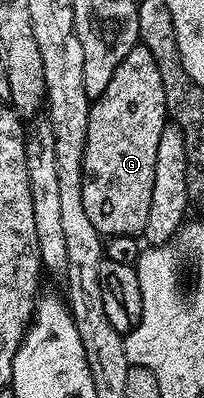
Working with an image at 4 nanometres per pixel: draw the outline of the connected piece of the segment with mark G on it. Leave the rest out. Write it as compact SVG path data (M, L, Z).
M137 45L122 57L122 65L114 69L114 77L110 77L110 85L102 89L102 93L94 100L91 100L88 108L88 124L86 125L86 149L84 150L84 172L82 173L82 206L93 223L94 229L100 231L101 236L111 237L114 235L135 235L139 236L146 225L146 216L150 214L150 193L154 189L154 161L158 158L158 140L162 138L162 129L169 122L170 116L166 105L166 89L162 89L162 73L158 73L158 65L154 65L154 57L150 49L143 45Z

